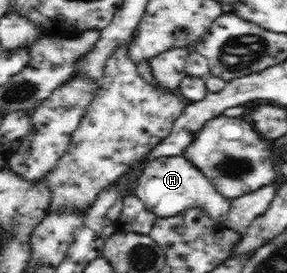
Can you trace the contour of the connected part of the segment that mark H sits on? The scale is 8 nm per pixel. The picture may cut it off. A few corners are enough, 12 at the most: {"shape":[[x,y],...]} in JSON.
{"shape":[[183,155],[147,163],[134,196],[158,218],[215,222],[232,200]]}

